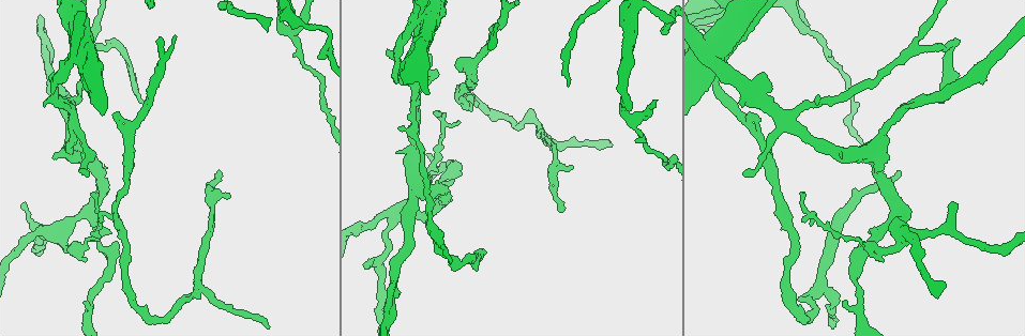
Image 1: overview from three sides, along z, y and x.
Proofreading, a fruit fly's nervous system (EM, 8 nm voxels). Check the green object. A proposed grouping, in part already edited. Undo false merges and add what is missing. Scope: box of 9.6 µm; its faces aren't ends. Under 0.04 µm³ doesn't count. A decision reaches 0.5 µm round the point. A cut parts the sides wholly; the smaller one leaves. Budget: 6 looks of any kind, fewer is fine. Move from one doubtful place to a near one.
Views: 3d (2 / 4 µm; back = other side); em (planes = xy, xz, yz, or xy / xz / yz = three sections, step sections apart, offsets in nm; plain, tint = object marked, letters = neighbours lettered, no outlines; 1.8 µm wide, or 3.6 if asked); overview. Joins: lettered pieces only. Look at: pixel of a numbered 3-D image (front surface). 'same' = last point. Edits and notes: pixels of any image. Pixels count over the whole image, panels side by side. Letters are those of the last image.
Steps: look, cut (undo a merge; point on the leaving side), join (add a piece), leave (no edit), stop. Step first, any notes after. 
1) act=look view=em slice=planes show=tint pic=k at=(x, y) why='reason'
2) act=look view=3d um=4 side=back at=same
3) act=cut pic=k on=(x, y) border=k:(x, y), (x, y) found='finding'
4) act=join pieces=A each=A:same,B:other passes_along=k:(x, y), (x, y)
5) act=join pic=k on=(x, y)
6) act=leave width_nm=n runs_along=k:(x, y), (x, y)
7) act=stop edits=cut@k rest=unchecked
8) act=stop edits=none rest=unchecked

act=look view=em um=3.6 slice=planes show=plain pic=1 at=(428, 223) why='three arms meet'

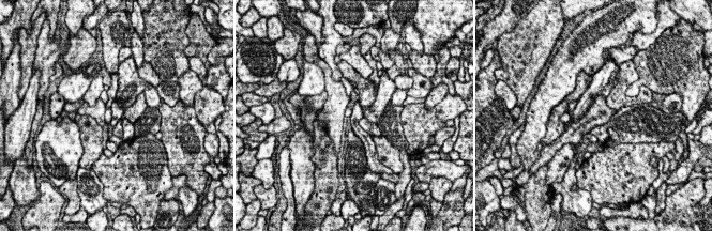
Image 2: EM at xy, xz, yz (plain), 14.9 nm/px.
act=look view=em um=3.6 slice=planes show=letters at=same

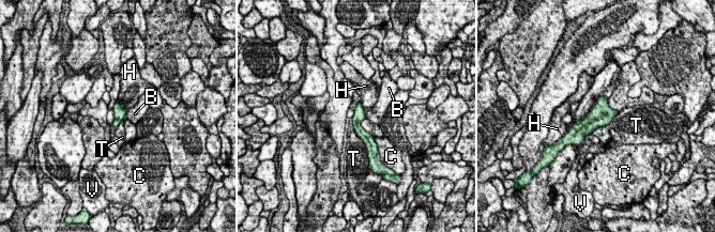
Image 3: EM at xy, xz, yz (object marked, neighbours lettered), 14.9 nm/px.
act=leave longest_contact=T:550nm each=B:other,C:other,H:other,T:other,V:other border=3:(118, 99), (118, 103), (126, 110) found='continuous, no second neuron'

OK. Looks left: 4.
act=look view=em slice=planes show=letters pic=1 at=(806, 27) why='abrupt turn'

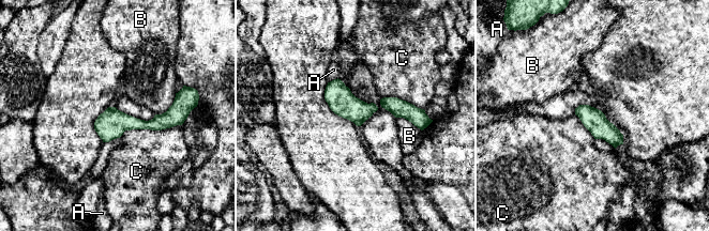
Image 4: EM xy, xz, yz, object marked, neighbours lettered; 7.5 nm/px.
act=leave width_nm=170 each=A:other,B:other,C:other runs_along=4:(180, 110), (155, 124), (96, 126) found='one neuron here'

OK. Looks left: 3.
act=look view=3d um=4 pic=1 at=(120, 121) why='free end'

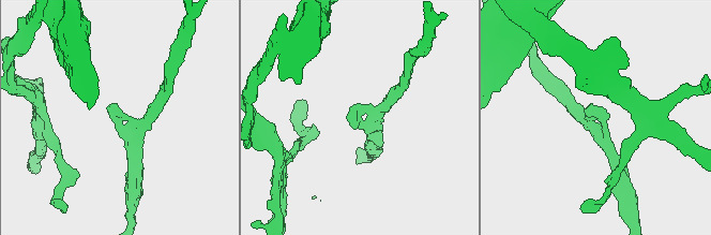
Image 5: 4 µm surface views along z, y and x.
act=look view=em um=3.6 slice=xz step=4 show=letters pic=5 at=(119, 116)

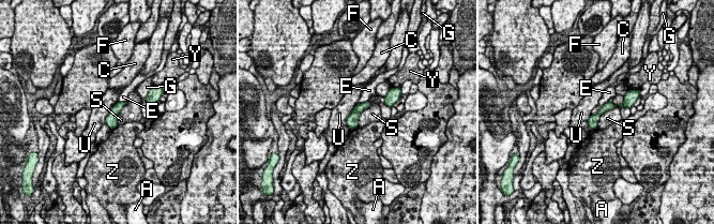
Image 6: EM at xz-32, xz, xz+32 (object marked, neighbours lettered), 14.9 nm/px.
act=leave longest_contact=S:500nm each=A:other,C:other,E:other,F:other,G:other,S:other,U:other,Y:other,Z:other border=6:(610, 100), (591, 116) found='no lettered piece goes on from it'

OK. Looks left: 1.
act=stop edits=none rest=unchecked

